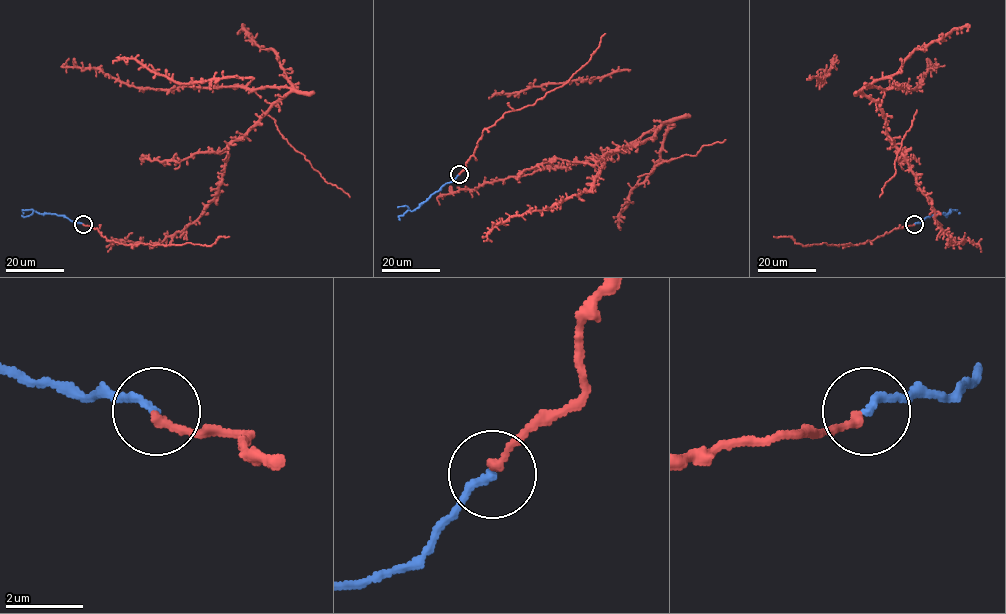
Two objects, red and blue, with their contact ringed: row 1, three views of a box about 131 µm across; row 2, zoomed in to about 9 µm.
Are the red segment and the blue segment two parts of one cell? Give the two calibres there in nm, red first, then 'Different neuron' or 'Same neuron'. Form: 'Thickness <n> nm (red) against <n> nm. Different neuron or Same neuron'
Thickness 200 nm (red) against 200 nm. Same neuron

